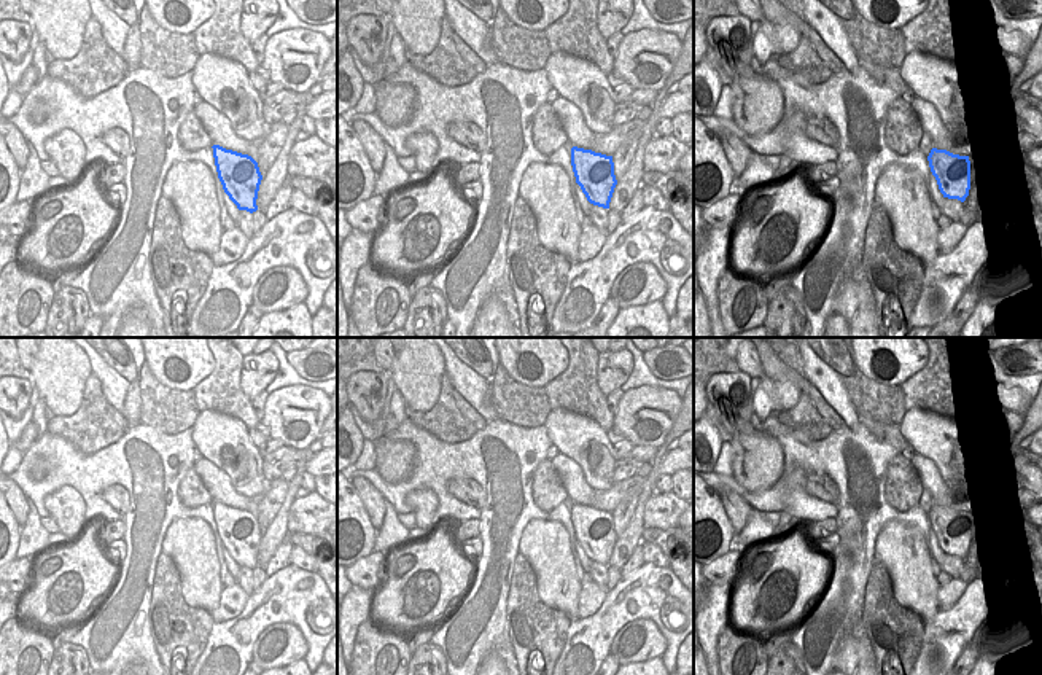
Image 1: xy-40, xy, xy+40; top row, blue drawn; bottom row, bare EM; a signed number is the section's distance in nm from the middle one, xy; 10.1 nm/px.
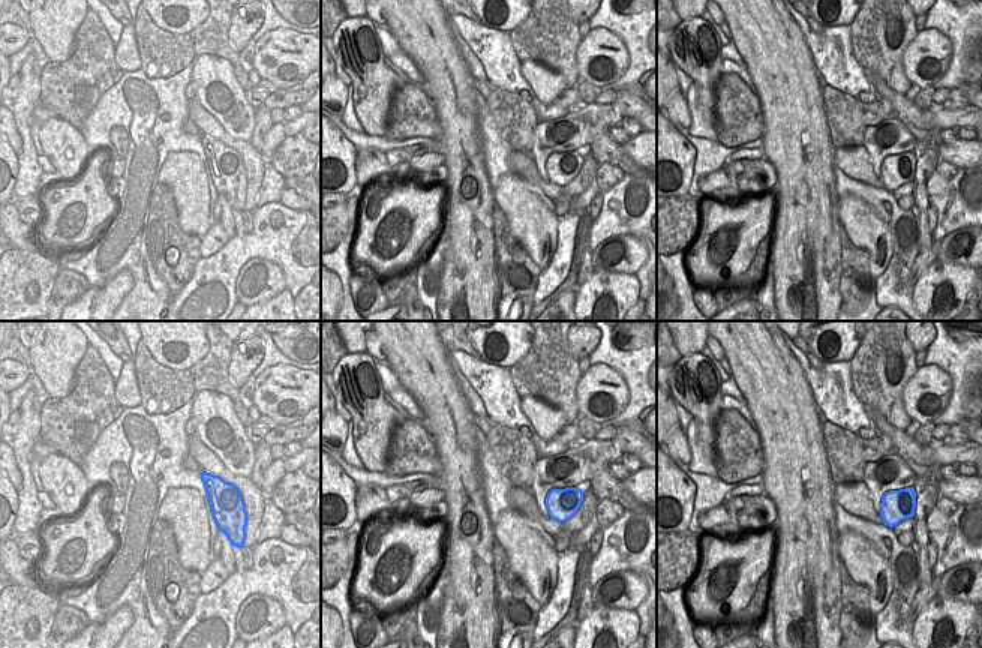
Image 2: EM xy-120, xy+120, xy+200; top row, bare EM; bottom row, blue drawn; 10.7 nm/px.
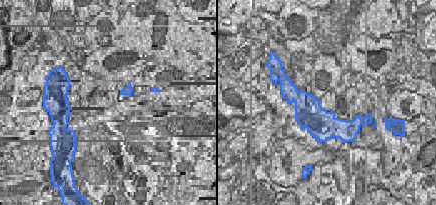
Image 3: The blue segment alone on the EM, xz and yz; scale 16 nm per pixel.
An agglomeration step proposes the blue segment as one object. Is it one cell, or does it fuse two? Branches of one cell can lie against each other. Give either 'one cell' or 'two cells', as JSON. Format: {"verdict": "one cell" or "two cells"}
{"verdict": "two cells"}

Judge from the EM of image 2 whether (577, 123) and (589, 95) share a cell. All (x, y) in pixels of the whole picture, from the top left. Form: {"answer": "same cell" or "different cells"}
{"answer": "different cells"}

